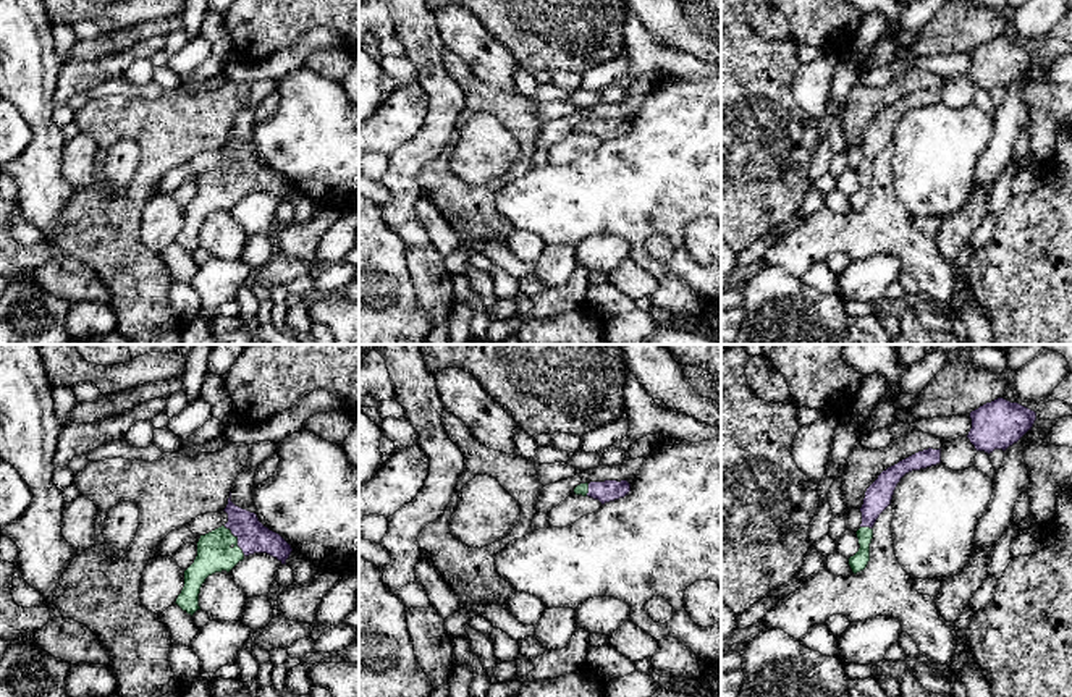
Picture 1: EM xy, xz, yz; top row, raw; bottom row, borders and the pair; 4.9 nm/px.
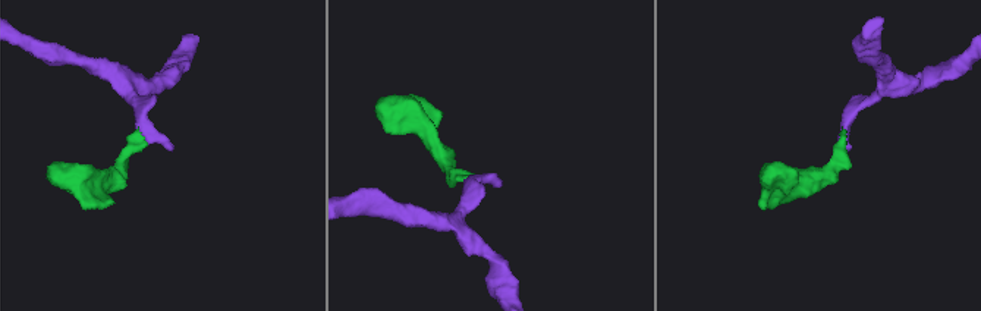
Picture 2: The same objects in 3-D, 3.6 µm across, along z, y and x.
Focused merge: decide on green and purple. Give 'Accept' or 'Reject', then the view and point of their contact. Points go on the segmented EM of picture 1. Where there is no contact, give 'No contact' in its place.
Accept. Touches green at xy (236, 540)

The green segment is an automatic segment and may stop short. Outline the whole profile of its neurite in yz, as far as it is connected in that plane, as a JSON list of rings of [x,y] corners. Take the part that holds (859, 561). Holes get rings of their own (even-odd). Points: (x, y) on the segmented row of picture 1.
[[[923,450],[918,451],[897,464],[883,471],[878,479],[867,488],[863,505],[860,508],[862,524],[855,532],[859,539],[859,551],[849,558],[849,566],[854,574],[863,571],[870,561],[870,543],[873,539],[873,526],[880,514],[891,505],[894,490],[901,479],[912,472],[936,466],[941,463],[939,450]]]

